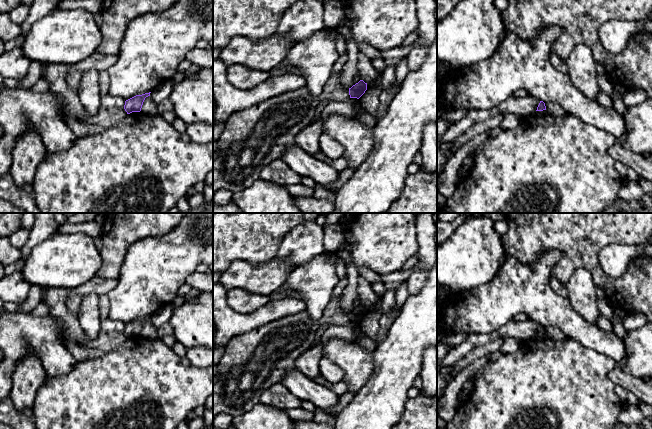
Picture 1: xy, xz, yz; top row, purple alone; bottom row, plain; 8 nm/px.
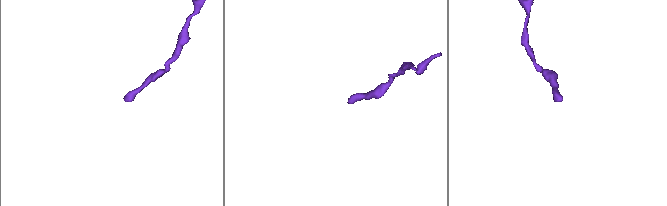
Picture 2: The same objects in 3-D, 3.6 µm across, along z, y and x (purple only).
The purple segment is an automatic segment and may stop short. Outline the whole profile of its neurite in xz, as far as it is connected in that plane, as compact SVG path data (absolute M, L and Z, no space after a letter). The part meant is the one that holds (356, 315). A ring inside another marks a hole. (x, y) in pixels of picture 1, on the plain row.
M360 304L358 307L349 312L350 322L359 323L367 314L367 307L363 304Z

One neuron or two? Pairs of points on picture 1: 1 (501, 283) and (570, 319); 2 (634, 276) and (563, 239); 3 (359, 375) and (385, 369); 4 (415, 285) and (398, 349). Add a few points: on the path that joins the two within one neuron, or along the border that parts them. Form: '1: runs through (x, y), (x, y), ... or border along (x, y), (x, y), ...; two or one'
1: runs through (518, 288), (526, 289), (541, 304), (553, 310); one
2: runs through (616, 282), (608, 282), (581, 255); one
3: border along (375, 350), (370, 376), (358, 392); two
4: border along (426, 279), (418, 291), (410, 294); two

